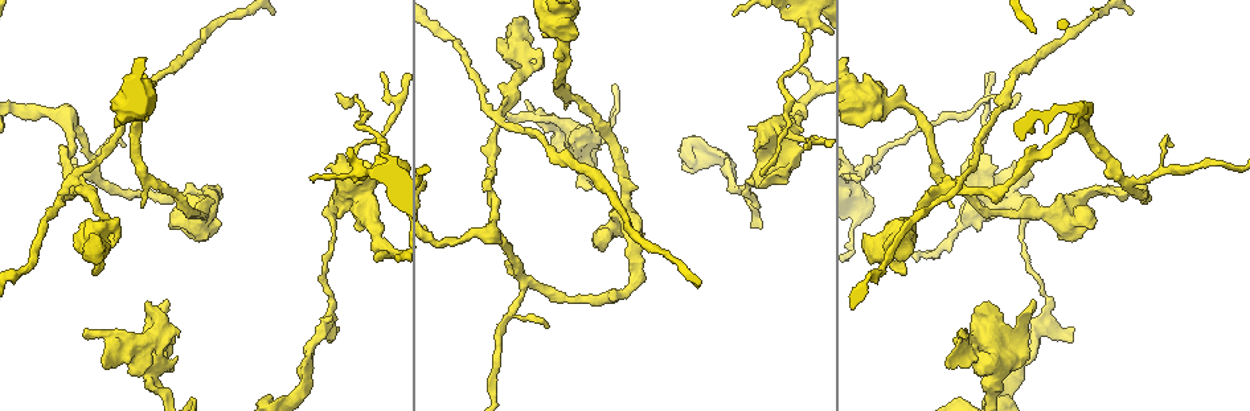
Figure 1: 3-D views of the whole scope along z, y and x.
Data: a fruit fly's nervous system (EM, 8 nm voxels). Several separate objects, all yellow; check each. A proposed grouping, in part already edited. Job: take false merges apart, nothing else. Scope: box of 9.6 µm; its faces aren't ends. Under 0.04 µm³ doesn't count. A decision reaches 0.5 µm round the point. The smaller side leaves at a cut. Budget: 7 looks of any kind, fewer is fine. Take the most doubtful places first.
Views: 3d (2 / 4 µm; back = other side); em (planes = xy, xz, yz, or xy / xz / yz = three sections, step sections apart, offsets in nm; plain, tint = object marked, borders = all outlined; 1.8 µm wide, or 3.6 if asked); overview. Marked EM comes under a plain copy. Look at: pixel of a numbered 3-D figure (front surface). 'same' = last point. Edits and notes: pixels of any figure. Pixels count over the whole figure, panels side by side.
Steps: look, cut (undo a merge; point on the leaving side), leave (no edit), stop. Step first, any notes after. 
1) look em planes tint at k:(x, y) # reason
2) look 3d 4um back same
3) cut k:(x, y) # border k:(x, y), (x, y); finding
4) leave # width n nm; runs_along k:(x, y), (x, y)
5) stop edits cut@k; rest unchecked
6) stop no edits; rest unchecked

look em yz step 16 tint at 1:(497, 118) # four arms meet

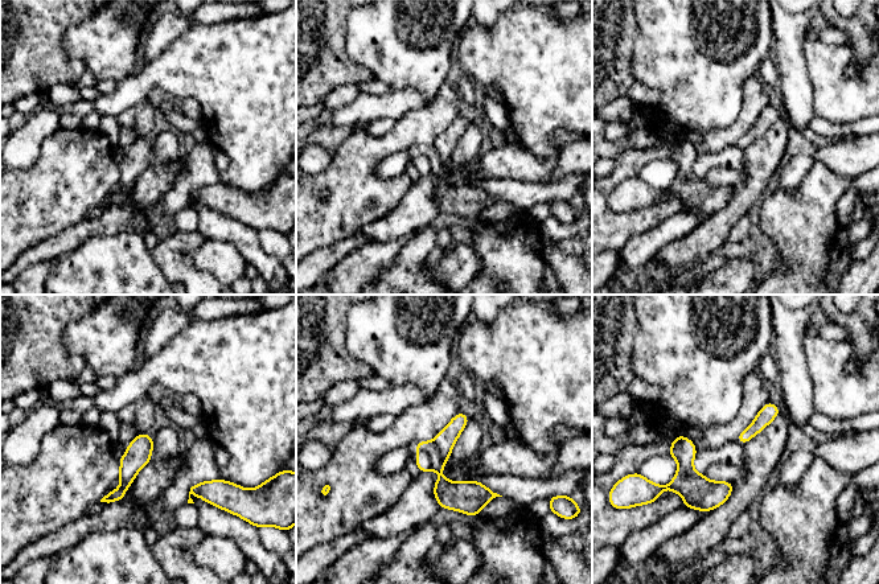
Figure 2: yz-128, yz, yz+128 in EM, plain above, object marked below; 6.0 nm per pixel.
look em planes tint same

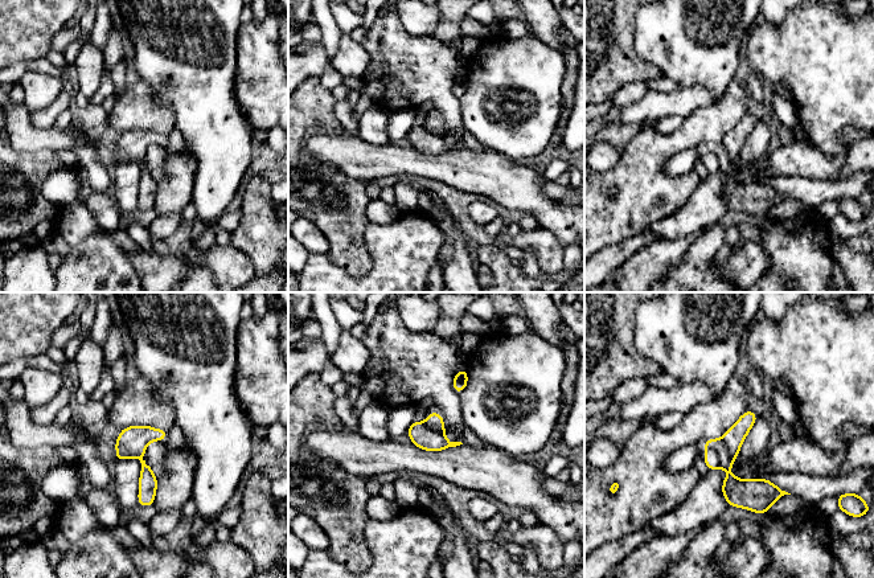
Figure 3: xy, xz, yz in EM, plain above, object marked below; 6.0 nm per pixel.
cut 3:(734, 437) # width 180 nm; border 3:(722, 438), (733, 459); a second cell is stuck on

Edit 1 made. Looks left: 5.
look overview

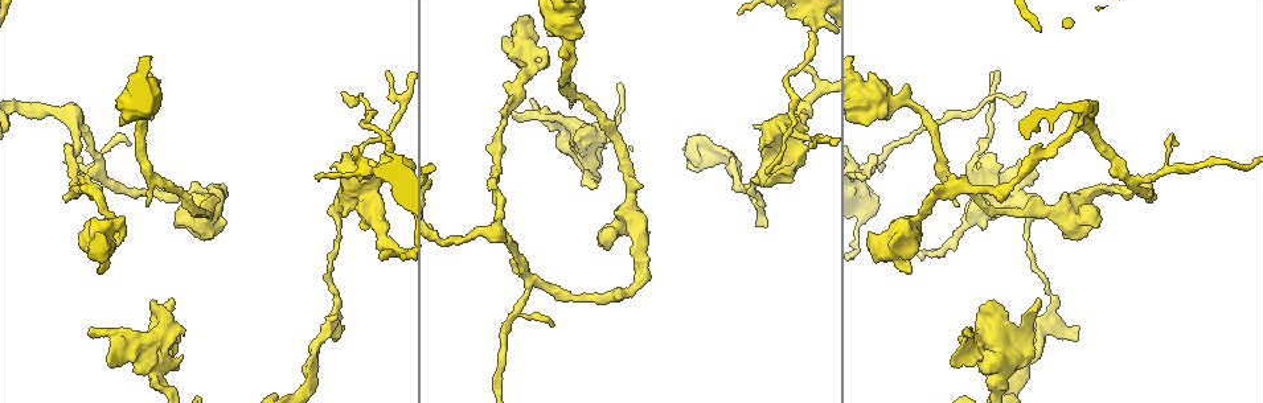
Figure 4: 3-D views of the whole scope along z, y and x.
look 3d 2um at 4:(338, 208) # sharp bend

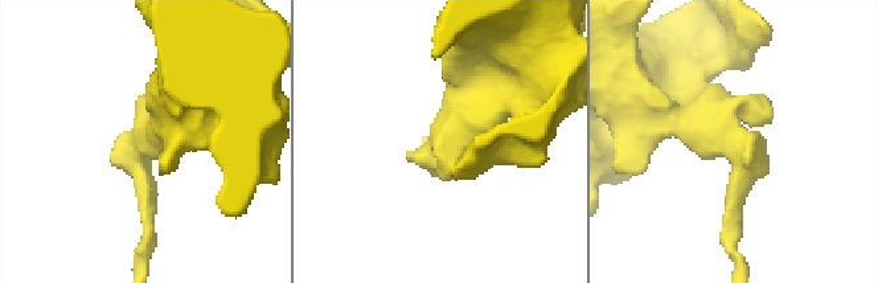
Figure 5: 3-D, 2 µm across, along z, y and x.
look em yz step 16 tint at 5:(725, 147)

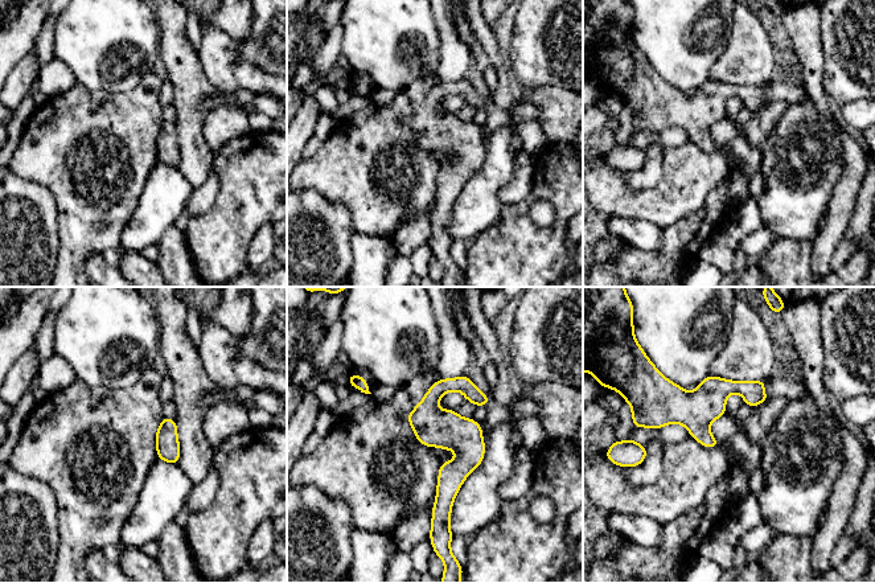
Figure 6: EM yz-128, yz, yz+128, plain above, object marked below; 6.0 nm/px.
leave # runs_along 6:(464, 380), (432, 398), (461, 444), (442, 514); one cell here

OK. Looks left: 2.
look 3d 2um at 4:(157, 378) # sharp bend

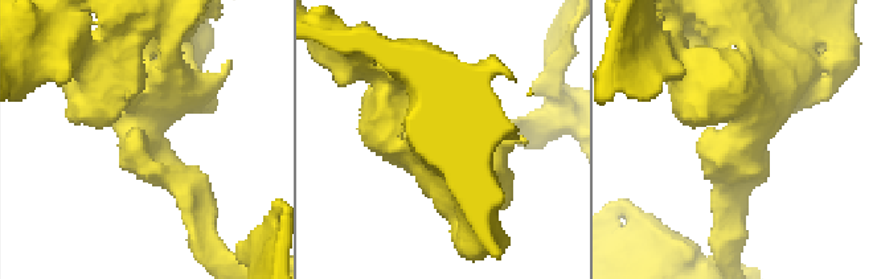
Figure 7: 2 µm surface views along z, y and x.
look em planes tint at 7:(750, 146)

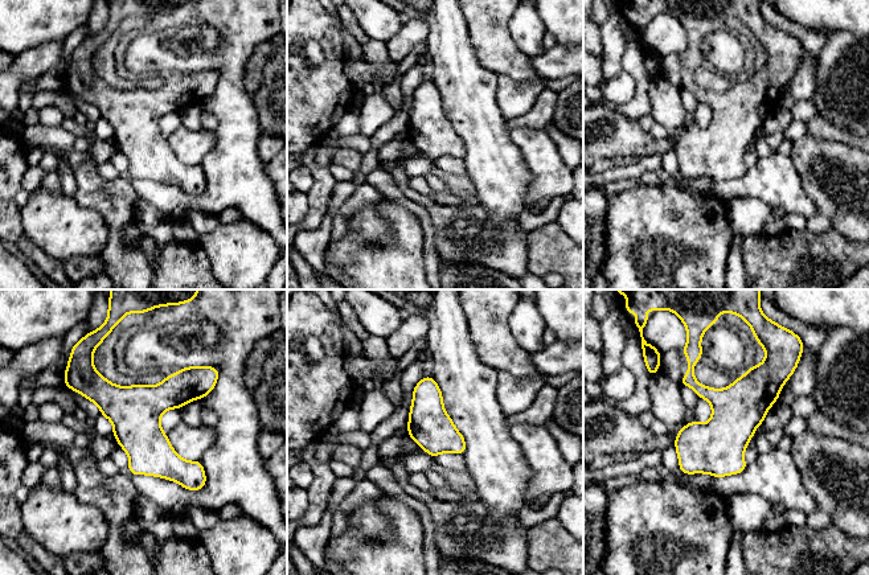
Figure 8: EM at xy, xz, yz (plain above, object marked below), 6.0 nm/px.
leave # arm_widths 180, 280 nm; one cell here

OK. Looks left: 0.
stop edits cut@3; rest unchecked

